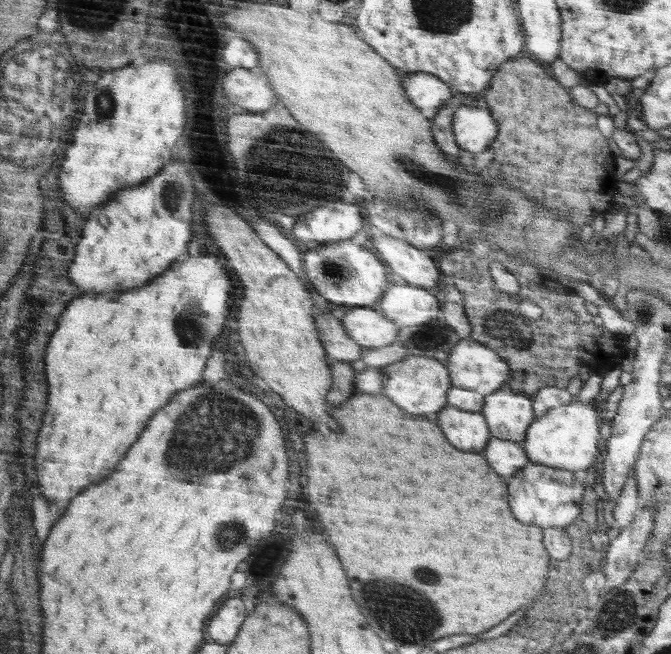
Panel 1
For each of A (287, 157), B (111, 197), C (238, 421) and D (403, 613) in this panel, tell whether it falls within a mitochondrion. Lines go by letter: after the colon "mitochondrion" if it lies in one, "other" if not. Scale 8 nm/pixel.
A: mitochondrion
B: other
C: mitochondrion
D: mitochondrion

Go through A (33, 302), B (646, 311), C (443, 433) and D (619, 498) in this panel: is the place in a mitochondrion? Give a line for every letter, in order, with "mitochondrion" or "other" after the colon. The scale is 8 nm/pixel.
A: other
B: mitochondrion
C: other
D: other

